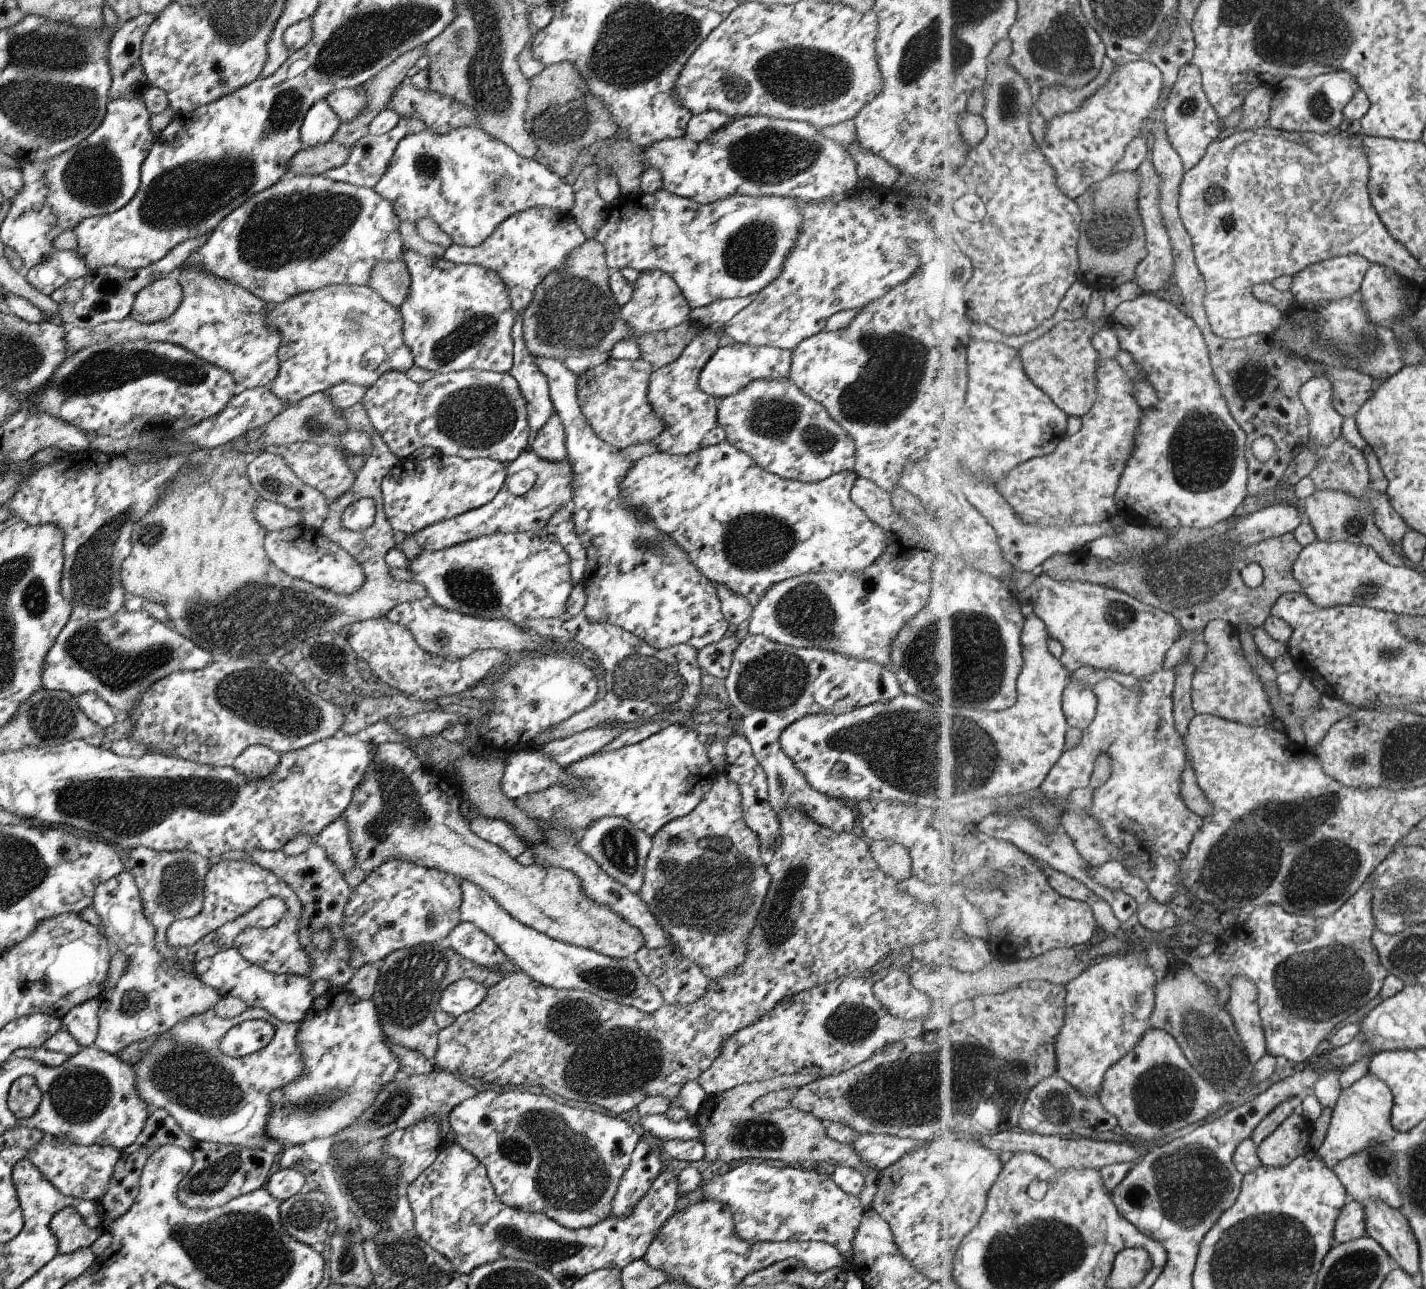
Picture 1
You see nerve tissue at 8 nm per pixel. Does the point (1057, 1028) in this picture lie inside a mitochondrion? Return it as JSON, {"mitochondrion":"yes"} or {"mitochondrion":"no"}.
{"mitochondrion":"no"}

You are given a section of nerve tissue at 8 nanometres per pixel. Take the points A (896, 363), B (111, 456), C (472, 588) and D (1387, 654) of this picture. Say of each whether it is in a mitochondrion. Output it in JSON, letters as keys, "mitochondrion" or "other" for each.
{"A":"mitochondrion","B":"other","C":"mitochondrion","D":"mitochondrion"}

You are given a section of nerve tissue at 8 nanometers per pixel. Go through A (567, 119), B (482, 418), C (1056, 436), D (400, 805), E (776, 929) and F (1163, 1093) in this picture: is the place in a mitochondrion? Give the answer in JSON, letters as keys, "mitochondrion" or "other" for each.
{"A":"mitochondrion","B":"mitochondrion","C":"other","D":"mitochondrion","E":"mitochondrion","F":"mitochondrion"}

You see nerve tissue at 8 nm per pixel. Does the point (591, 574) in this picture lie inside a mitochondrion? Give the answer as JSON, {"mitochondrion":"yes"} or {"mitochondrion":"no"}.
{"mitochondrion":"no"}

